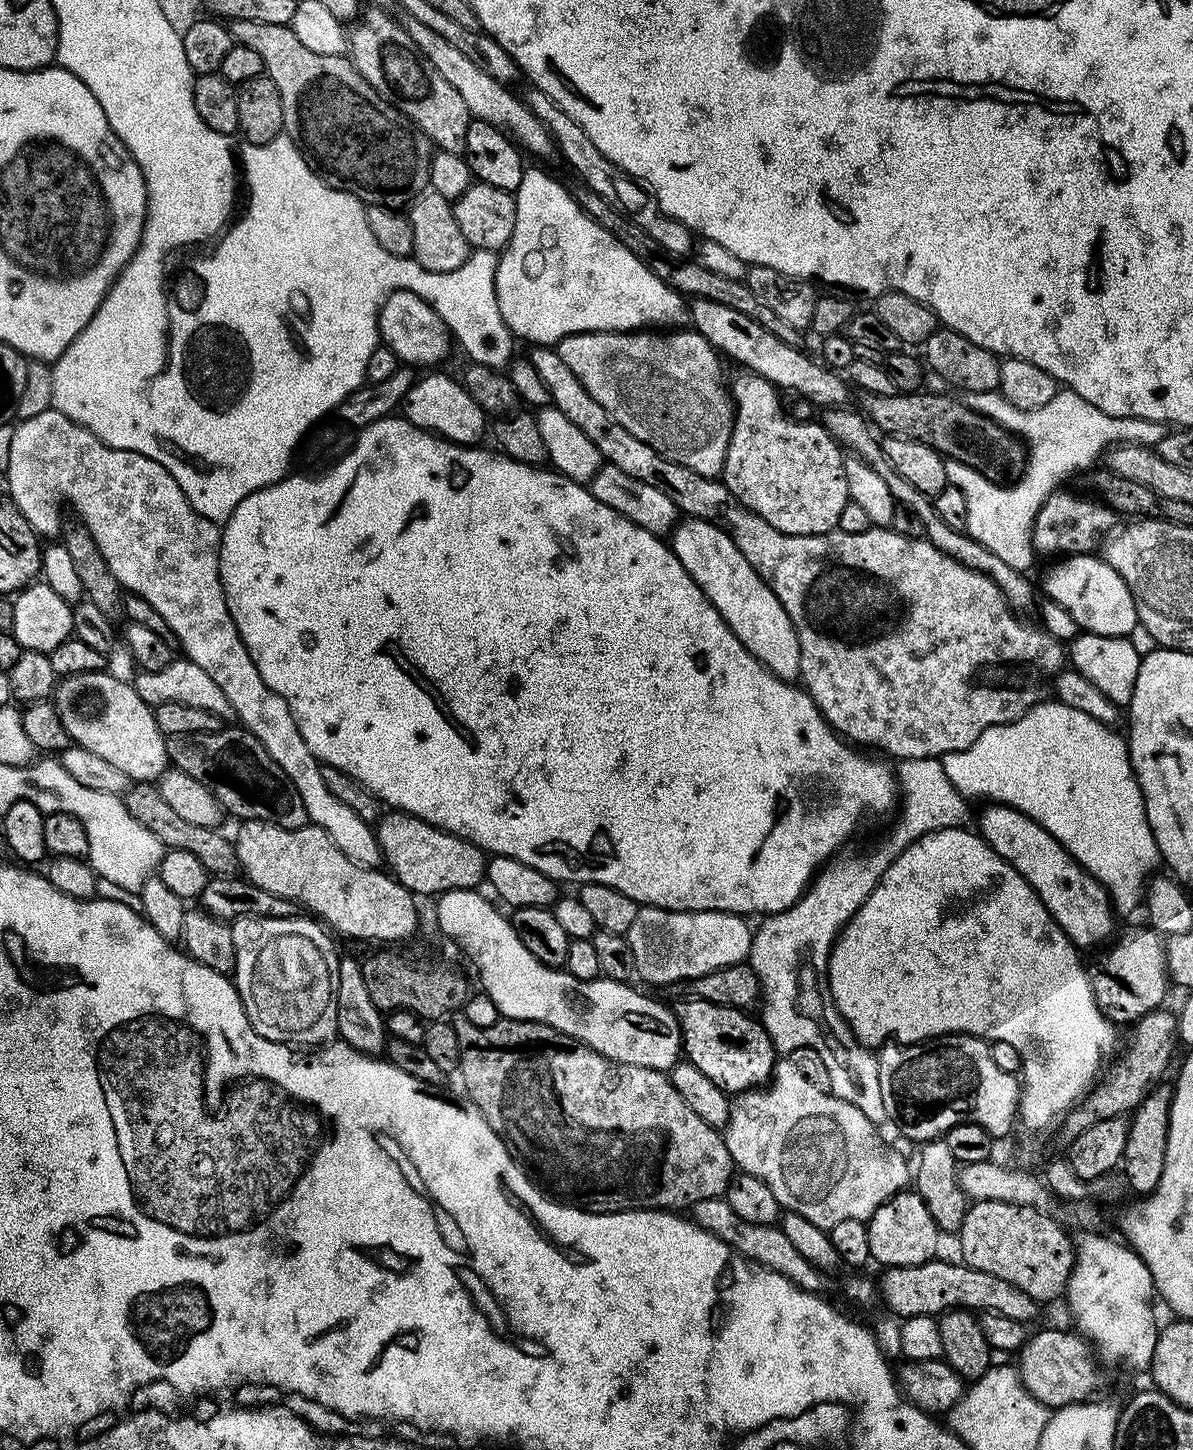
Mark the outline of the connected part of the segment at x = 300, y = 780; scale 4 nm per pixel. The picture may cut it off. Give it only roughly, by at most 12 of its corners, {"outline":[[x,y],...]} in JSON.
{"outline":[[49,410],[13,430],[37,537],[77,512],[120,587],[363,868],[376,833],[322,778],[228,613],[217,521],[150,458]]}

